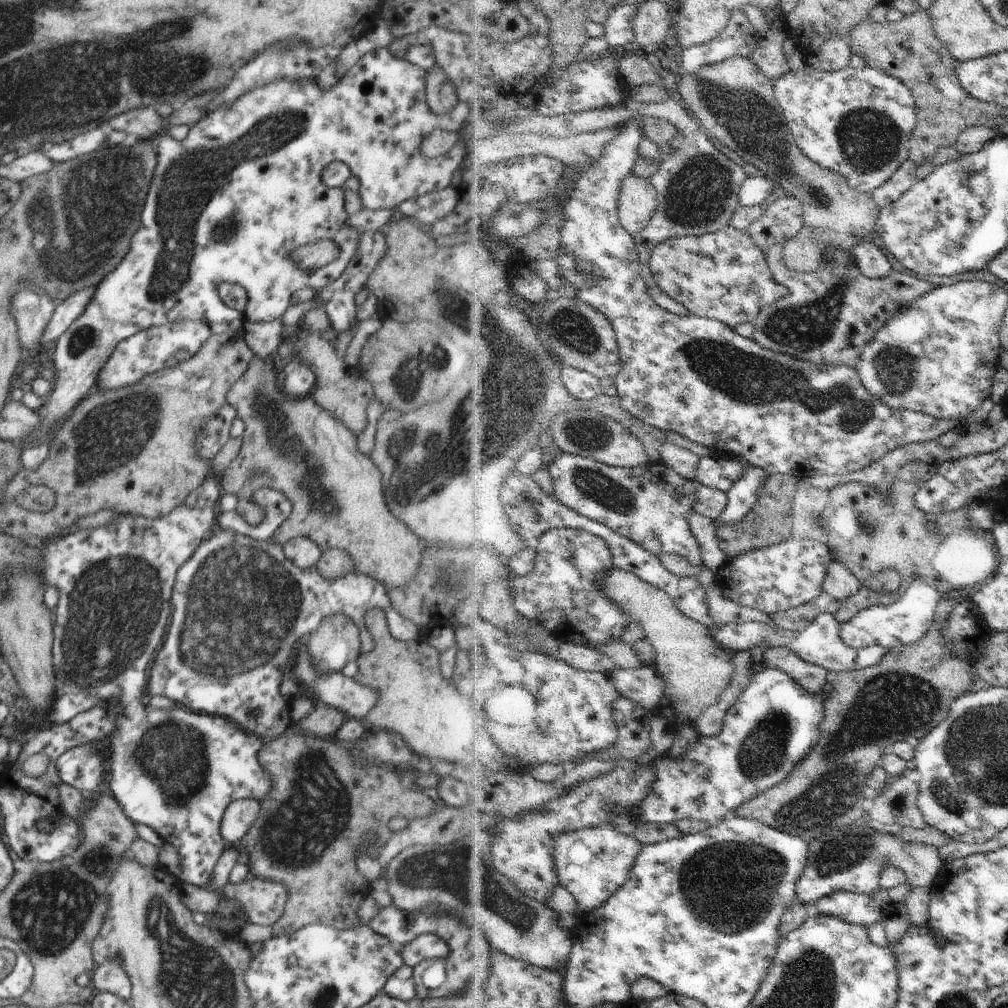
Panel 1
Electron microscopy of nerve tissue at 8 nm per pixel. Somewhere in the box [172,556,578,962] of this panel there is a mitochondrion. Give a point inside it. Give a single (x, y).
(315, 812)

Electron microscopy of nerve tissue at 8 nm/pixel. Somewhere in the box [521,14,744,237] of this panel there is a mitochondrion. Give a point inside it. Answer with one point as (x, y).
(698, 193)

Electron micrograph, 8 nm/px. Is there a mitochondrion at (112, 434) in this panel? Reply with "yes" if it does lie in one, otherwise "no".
yes

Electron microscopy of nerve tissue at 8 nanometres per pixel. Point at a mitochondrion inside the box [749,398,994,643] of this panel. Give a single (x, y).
(870, 527)

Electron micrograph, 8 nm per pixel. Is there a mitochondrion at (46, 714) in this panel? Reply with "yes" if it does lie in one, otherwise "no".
no

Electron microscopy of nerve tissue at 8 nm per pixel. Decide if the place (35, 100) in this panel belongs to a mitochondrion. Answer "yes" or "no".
yes

